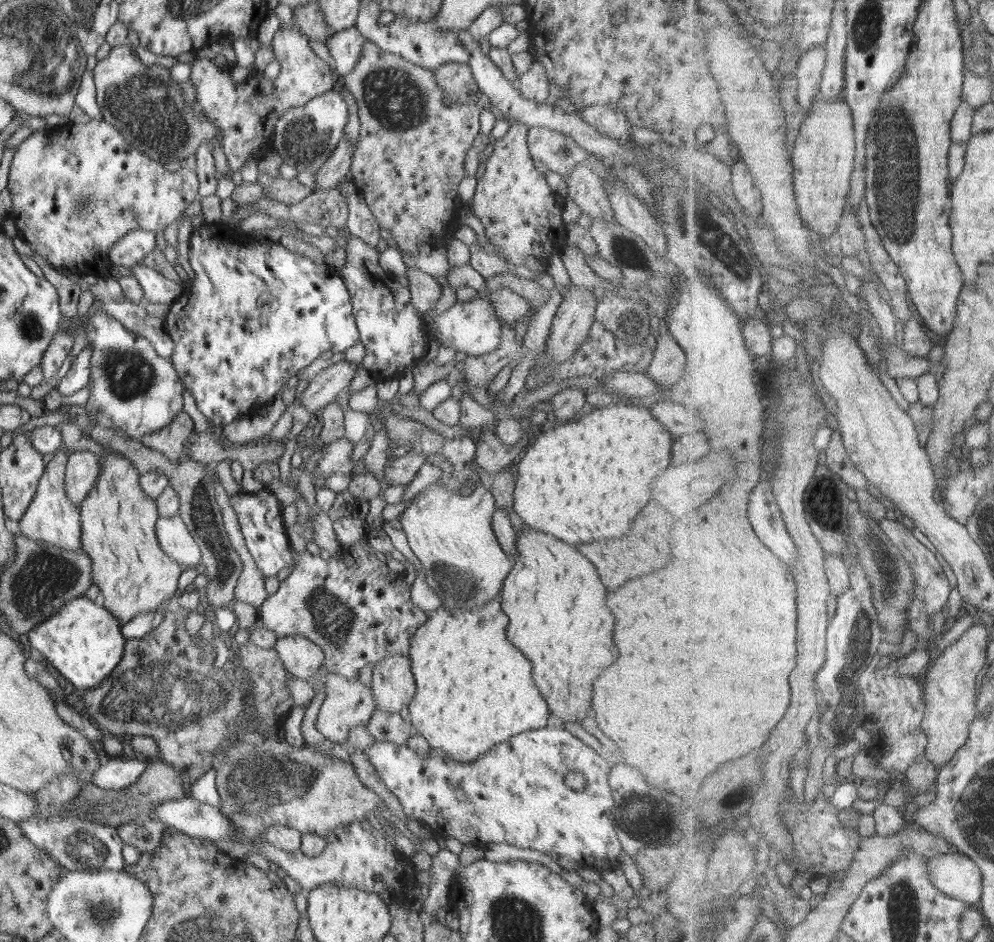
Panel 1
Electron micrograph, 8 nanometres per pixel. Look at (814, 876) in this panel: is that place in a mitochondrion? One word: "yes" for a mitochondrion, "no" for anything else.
no

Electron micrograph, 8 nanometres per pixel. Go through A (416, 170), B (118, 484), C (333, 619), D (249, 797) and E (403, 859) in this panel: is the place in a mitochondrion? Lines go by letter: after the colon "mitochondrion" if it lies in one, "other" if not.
A: other
B: other
C: mitochondrion
D: mitochondrion
E: other

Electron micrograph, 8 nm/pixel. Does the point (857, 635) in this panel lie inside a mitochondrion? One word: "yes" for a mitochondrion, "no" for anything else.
yes

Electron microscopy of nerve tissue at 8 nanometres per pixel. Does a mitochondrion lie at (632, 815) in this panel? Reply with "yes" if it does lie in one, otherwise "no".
yes

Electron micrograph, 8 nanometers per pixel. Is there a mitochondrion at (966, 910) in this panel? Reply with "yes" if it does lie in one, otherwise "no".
no

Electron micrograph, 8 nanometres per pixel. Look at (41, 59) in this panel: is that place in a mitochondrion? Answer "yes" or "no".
yes

